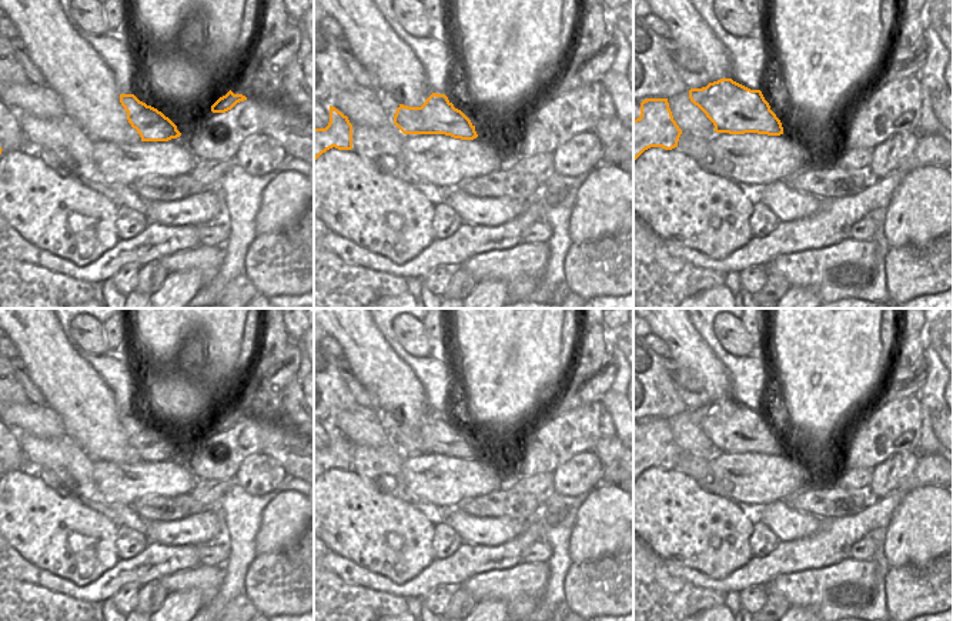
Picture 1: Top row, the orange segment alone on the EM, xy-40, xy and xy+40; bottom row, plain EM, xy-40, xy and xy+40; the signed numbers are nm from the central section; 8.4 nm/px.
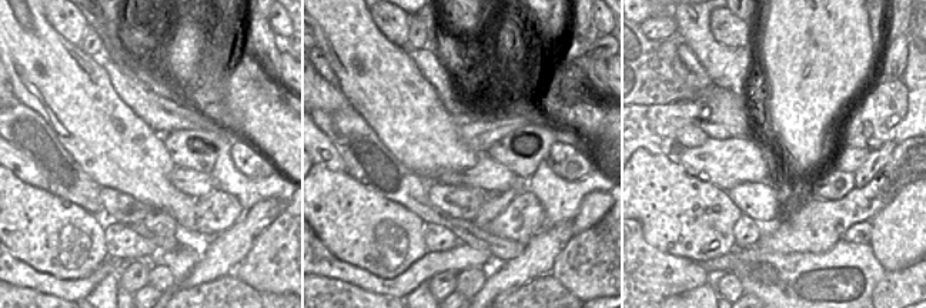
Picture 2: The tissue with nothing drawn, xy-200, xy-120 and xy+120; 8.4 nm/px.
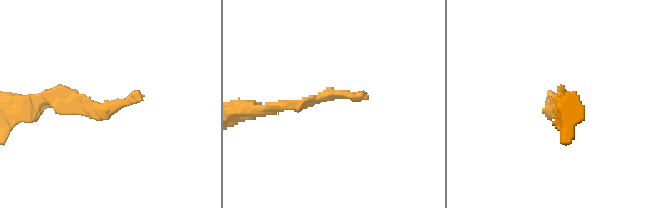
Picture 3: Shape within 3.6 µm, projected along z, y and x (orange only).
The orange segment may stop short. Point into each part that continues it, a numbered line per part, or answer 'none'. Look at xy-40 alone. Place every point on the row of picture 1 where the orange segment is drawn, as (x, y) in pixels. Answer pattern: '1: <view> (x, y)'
1: xy-40 (263, 72)

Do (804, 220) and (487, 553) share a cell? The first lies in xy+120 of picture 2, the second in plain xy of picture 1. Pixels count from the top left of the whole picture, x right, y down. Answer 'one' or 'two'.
one

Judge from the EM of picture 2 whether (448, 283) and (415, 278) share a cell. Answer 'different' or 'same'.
different

